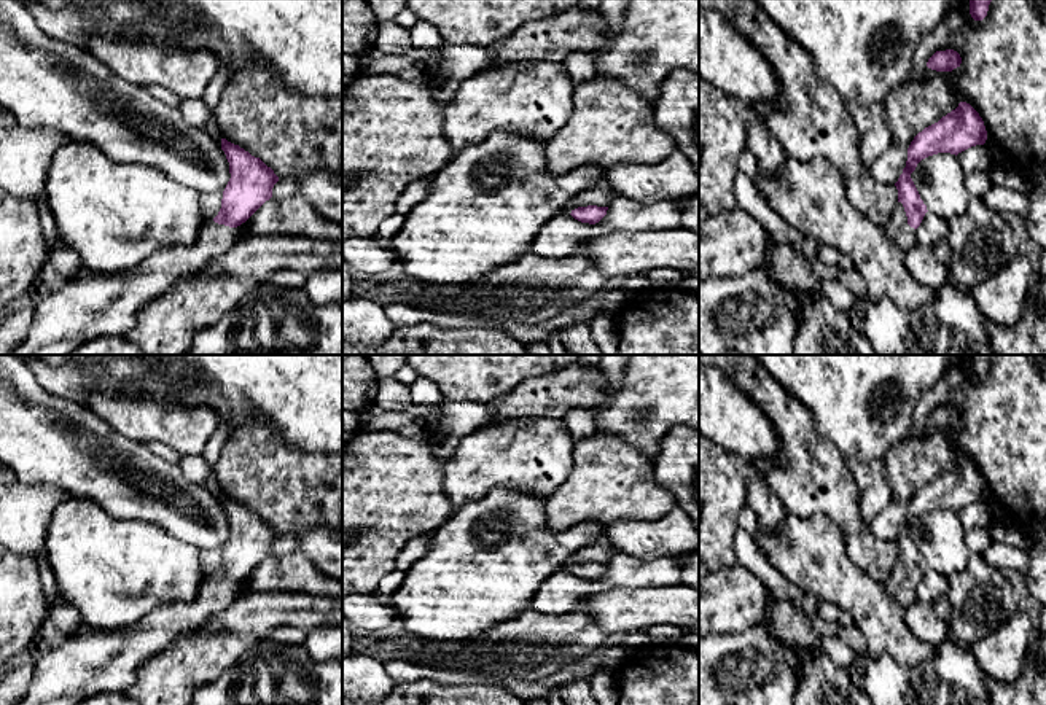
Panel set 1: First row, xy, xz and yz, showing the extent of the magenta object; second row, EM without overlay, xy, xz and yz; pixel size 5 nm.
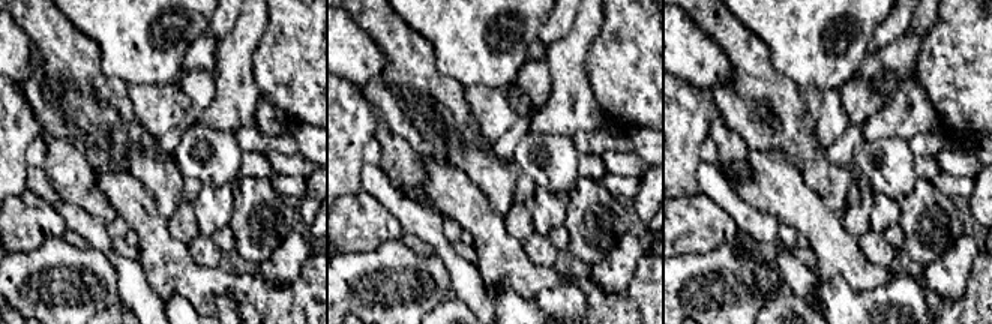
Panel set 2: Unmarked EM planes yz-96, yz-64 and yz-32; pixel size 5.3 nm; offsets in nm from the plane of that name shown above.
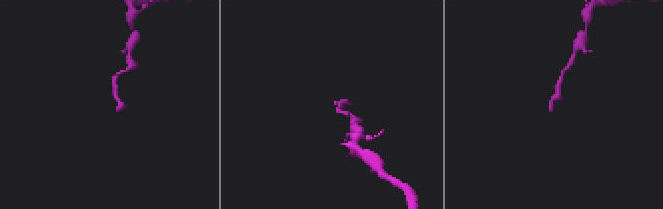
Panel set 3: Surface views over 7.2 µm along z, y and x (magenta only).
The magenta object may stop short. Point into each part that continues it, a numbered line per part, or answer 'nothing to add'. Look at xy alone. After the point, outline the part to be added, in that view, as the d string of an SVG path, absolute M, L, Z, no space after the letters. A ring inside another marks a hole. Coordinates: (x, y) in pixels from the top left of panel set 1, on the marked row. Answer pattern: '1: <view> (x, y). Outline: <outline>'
1: xy (74, 311). Outline: M210 220L199 239L188 245L162 247L139 266L123 271L119 274L92 272L84 266L70 278L54 278L43 296L43 299L33 309L33 318L30 329L22 344L11 355L70 355L73 350L83 347L86 342L96 337L123 336L135 325L137 312L170 288L177 278L201 272L212 259L228 251L237 242L237 229L224 224L218 224Z

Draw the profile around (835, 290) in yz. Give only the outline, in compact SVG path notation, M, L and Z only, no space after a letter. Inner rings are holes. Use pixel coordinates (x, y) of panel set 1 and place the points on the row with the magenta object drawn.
M839 278L822 280L822 288L825 298L834 309L850 317L858 298L844 285L844 282Z

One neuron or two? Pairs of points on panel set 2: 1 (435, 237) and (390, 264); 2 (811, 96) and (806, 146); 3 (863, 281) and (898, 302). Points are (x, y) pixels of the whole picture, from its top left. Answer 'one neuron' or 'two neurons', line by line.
1: two neurons
2: two neurons
3: two neurons

